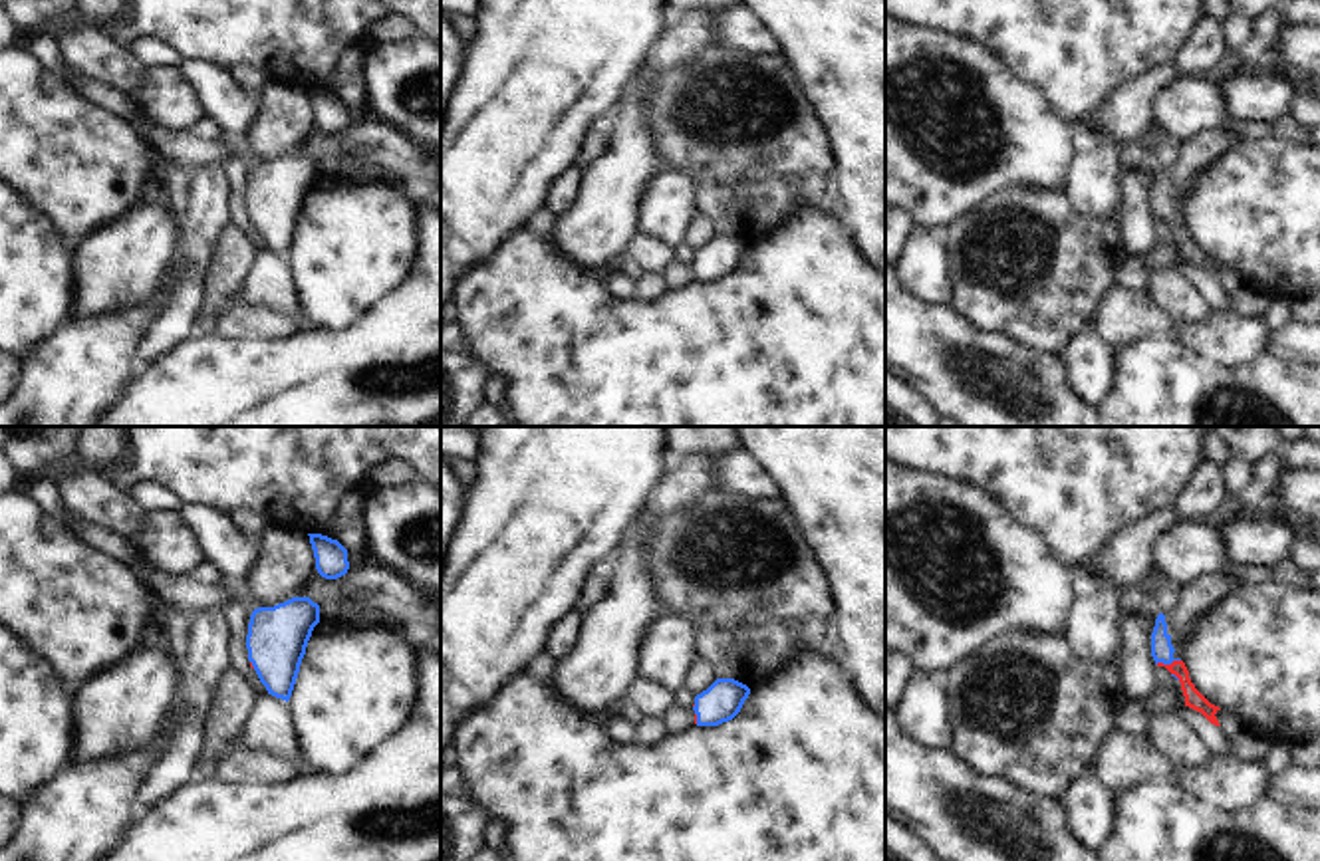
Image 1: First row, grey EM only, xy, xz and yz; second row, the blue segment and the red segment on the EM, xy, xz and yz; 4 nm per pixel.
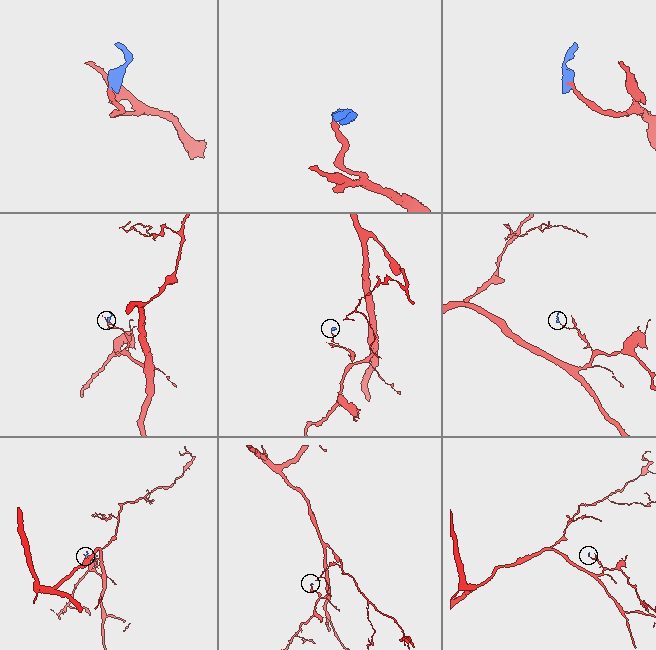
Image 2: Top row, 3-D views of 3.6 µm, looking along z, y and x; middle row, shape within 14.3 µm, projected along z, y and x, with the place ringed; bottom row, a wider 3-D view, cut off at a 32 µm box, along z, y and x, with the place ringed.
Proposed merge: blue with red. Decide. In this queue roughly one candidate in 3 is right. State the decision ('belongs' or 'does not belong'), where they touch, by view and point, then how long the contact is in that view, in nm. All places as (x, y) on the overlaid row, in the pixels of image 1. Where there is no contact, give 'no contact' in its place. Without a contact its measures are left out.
belongs | yz (1168, 663) | 110 nm

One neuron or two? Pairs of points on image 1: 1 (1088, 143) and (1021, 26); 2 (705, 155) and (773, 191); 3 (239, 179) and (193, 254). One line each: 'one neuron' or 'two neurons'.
1: two neurons
2: one neuron
3: two neurons

